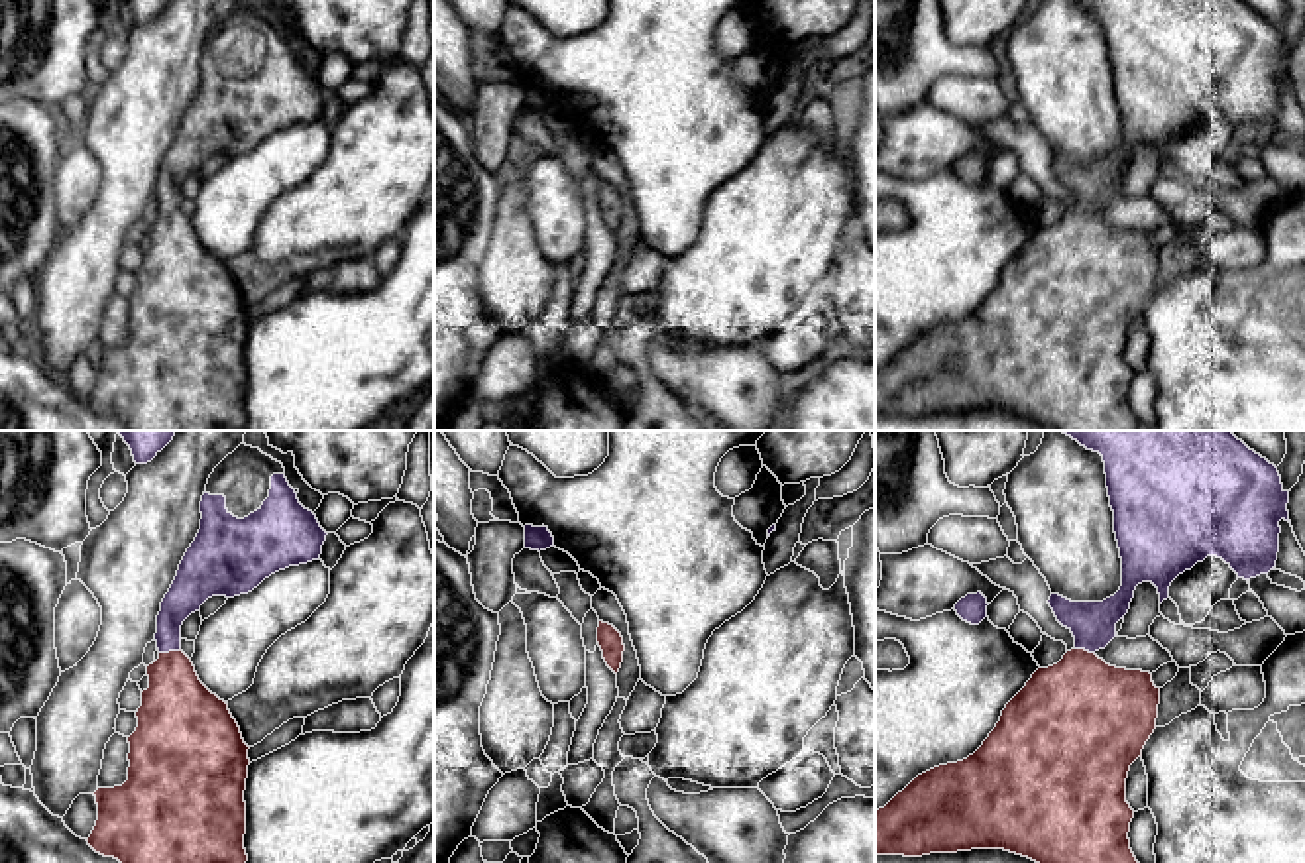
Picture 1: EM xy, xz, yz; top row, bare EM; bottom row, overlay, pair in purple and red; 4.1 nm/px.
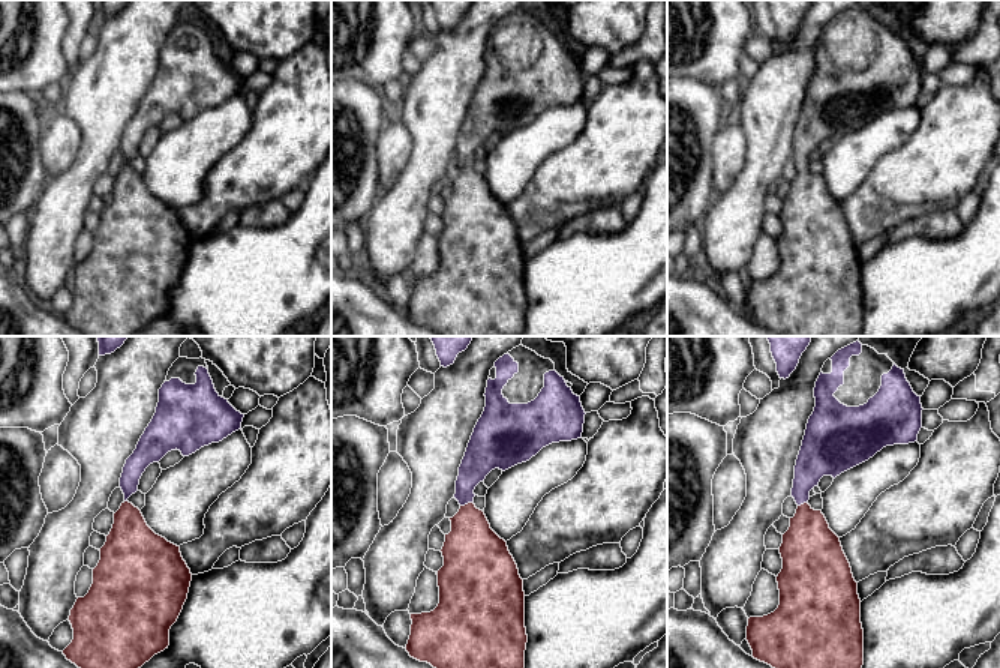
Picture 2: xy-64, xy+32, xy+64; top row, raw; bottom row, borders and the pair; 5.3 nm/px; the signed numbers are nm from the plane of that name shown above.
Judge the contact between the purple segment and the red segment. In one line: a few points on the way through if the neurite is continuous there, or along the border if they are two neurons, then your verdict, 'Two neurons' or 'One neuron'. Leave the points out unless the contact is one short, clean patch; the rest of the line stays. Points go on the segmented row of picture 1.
Path across: xy (187, 592), (170, 620), (170, 649), (177, 708). One neuron

